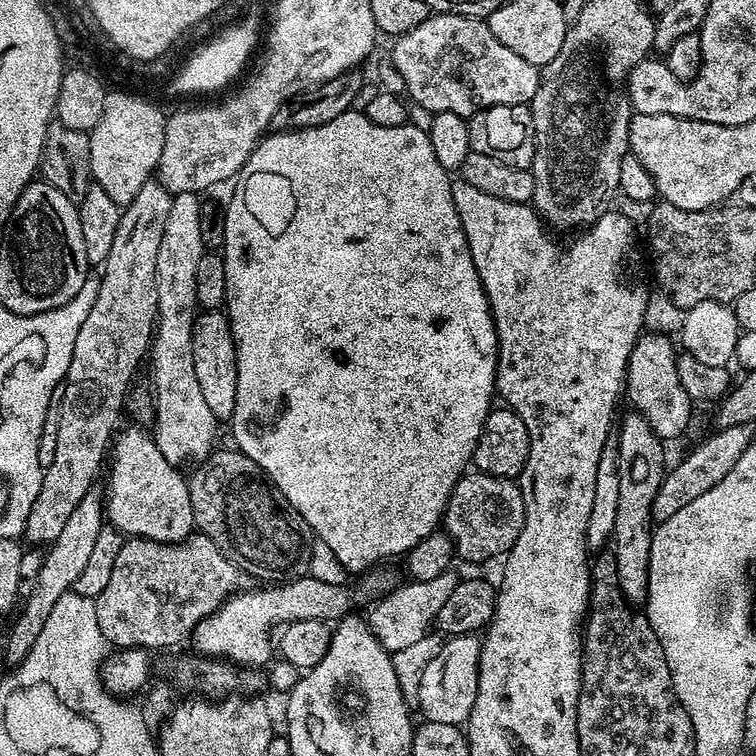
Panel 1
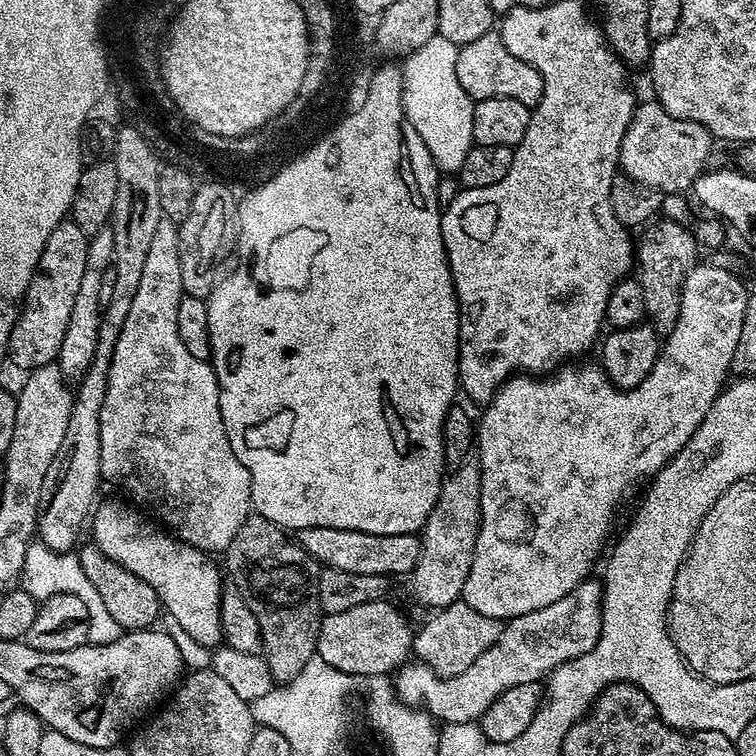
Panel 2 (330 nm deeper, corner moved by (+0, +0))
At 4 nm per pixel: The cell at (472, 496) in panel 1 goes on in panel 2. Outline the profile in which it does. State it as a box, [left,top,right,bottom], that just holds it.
[298,526,422,578]

